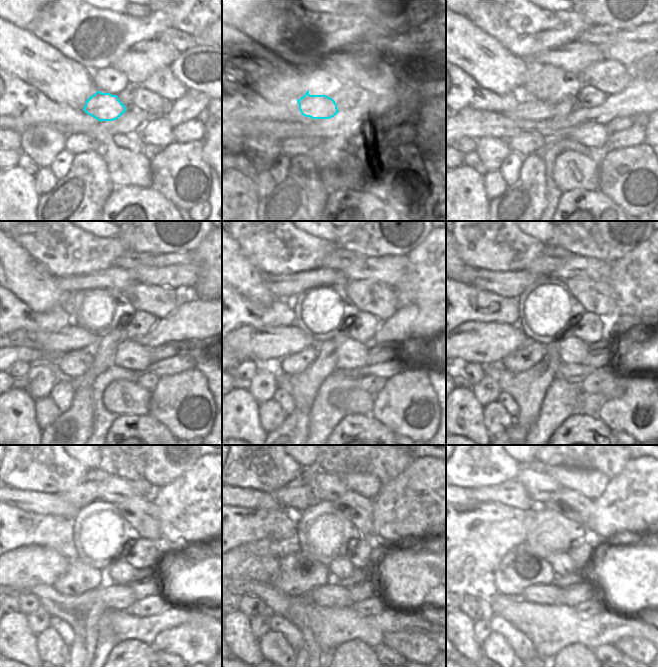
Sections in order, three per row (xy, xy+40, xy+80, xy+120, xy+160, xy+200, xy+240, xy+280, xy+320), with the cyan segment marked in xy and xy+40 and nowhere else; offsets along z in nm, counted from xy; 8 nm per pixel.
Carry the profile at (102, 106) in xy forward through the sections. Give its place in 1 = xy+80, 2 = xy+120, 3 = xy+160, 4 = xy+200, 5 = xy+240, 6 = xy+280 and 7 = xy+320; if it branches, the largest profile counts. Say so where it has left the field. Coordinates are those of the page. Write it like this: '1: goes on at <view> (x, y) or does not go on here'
1: goes on at xy+80 (528, 108)
2: goes on at xy+120 (71, 338)
3: goes on at xy+160 (266, 347)
4: goes on at xy+200 (472, 342)
5: goes on at xy+240 (22, 568)
6: goes on at xy+280 (242, 568)
7: goes on at xy+320 (490, 574)

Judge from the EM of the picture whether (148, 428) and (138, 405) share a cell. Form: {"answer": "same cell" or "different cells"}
{"answer": "different cells"}

